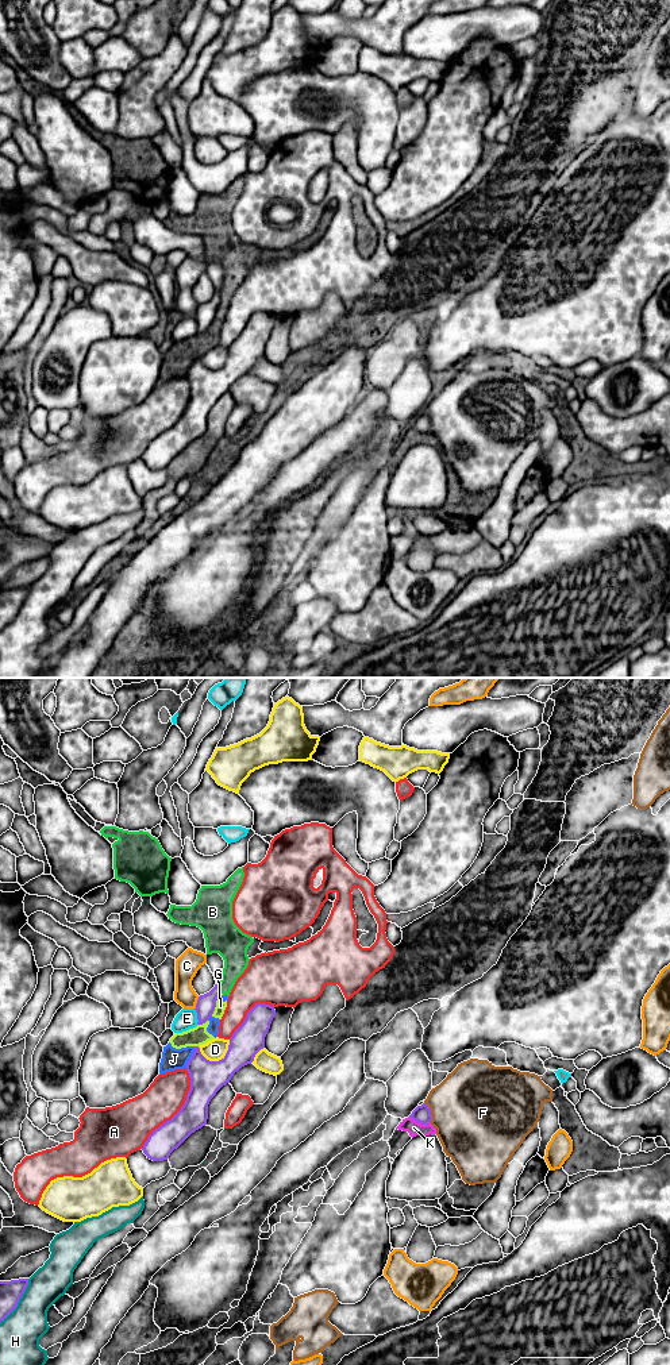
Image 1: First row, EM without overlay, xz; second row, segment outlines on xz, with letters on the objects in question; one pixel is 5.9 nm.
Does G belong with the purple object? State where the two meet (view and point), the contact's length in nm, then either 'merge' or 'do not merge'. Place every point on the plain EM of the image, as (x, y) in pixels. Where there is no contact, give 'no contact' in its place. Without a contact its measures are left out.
xz (215, 313) | 160 nm | do not merge

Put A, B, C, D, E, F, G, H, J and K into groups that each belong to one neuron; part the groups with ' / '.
A F / B G J K / C / D / E / H

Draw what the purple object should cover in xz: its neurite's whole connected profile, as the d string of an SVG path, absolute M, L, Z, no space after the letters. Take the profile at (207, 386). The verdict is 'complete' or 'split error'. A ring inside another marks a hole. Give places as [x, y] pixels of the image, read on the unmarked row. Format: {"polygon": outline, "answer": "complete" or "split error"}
{"polygon": "M257 312L243 332L234 340L226 365L219 370L207 369L199 355L186 373L190 398L181 419L155 437L142 459L153 470L168 469L192 441L207 433L208 413L216 401L230 392L235 381L251 373L265 356L265 346L276 325L274 315Z", "answer": "complete"}

